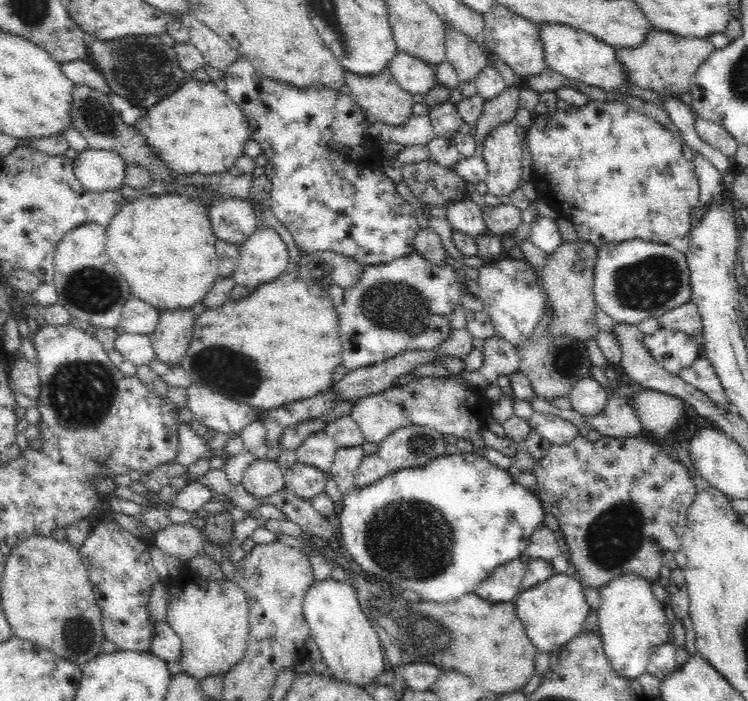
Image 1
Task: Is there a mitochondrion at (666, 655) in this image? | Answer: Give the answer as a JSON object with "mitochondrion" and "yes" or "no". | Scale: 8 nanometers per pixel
{"mitochondrion":"no"}

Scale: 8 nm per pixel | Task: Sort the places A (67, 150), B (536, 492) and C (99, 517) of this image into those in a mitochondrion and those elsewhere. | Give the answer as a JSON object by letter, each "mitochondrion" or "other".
{"A":"other","B":"other","C":"other"}

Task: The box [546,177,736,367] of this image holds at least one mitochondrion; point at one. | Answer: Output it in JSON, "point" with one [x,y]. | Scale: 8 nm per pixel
{"point":[648,285]}

